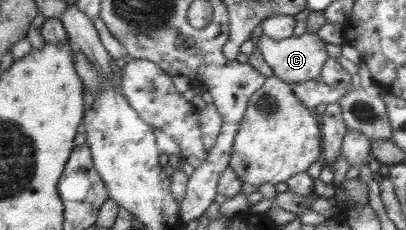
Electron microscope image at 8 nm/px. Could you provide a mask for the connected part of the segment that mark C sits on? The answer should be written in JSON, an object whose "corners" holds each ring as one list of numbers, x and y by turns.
{"corners":[[306,32,301,36,290,36,281,40,275,40,263,33,256,46,261,50,265,62,273,69,276,78,289,85,314,81,328,59,327,43,317,33]]}

